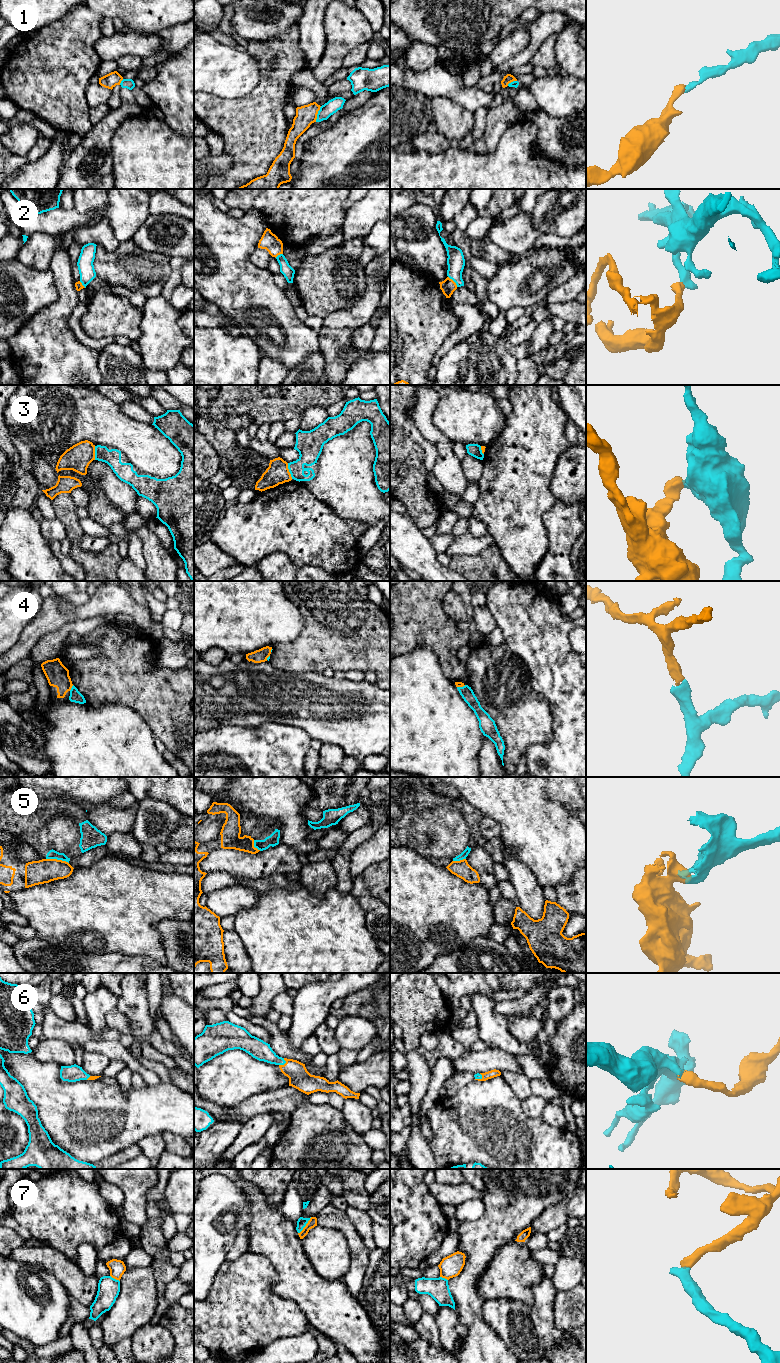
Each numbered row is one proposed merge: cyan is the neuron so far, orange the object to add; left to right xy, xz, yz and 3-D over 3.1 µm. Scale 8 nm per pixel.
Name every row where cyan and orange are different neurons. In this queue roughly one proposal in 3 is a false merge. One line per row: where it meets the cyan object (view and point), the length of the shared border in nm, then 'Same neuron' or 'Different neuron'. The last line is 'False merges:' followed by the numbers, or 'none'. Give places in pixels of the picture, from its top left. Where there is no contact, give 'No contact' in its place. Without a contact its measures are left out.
1: Touches cyan at xz (317, 114). Shared border 140 nm. Different neuron
2: Touches cyan at yz (453, 280). Shared border 120 nm. Different neuron
3: Touches cyan at xz (289, 471). Shared border 130 nm. Different neuron
4: Touches cyan at xy (71, 688). Shared border 60 nm. Same neuron
5: Touches cyan at xy (57, 859). Shared border 190 nm. Different neuron
6: Touches cyan at xz (284, 1063). Shared border 80 nm. Same neuron
7: Touches cyan at xz (305, 1225). Shared border 170 nm. Different neuron
False merges: 1, 2, 3, 5, 7

